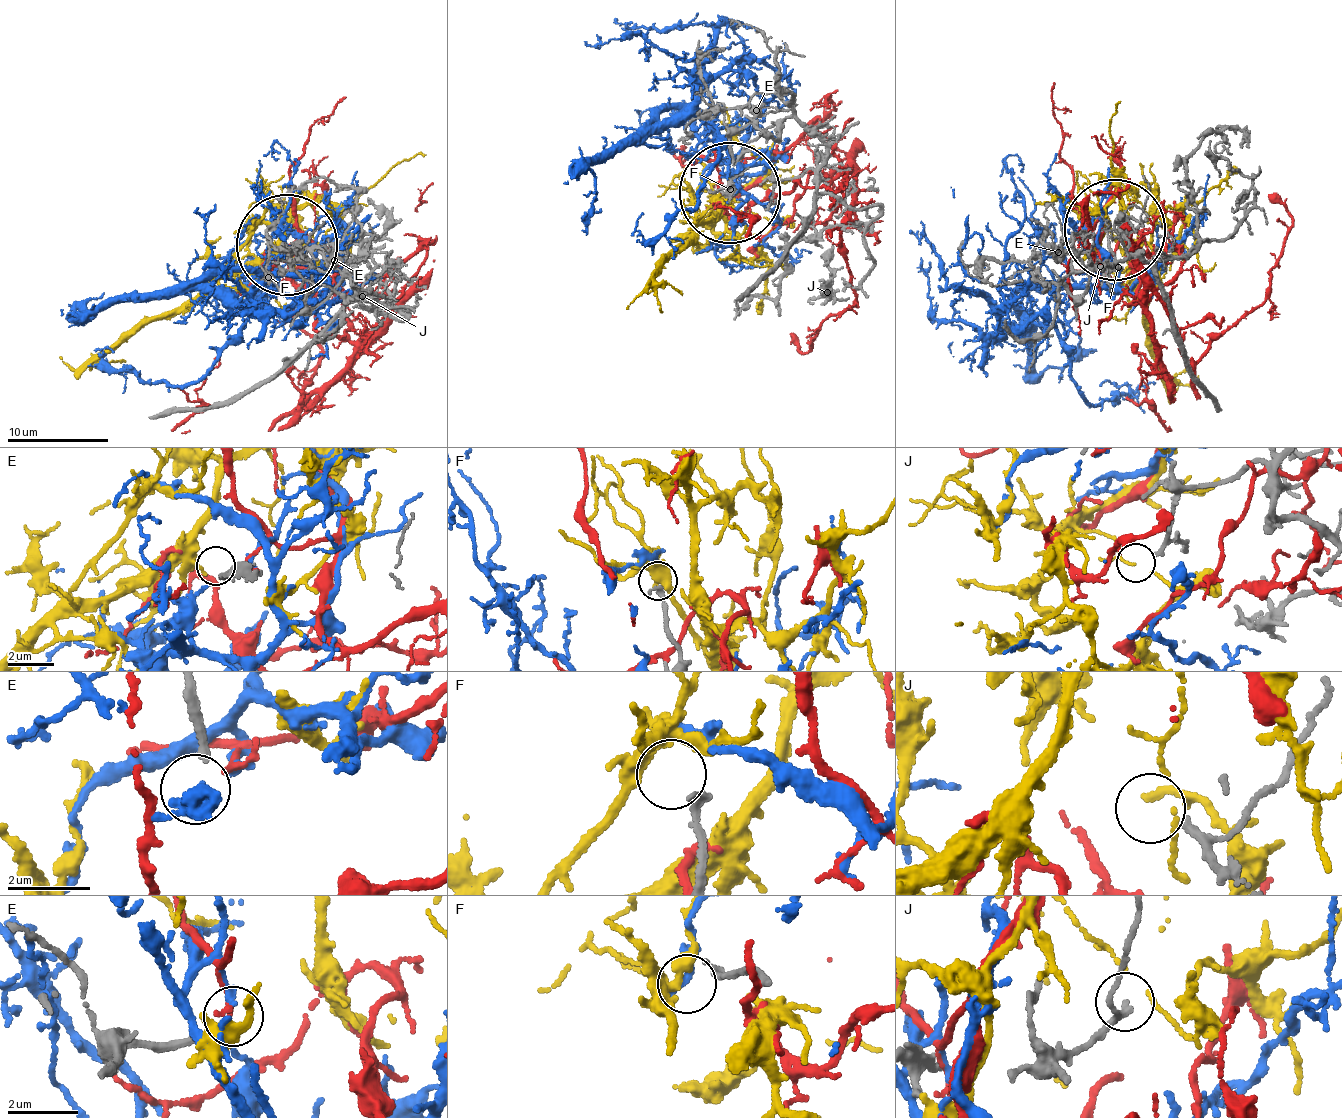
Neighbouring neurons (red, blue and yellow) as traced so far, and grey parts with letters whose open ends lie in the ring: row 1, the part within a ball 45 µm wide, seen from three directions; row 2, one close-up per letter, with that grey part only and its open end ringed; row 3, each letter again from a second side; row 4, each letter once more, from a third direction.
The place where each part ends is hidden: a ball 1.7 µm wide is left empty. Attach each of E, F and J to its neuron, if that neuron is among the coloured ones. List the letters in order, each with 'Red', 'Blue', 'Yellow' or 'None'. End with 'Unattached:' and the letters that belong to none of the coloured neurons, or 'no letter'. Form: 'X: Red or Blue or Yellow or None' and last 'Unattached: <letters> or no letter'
E: None
F: Yellow
J: None
Unattached: E, J

